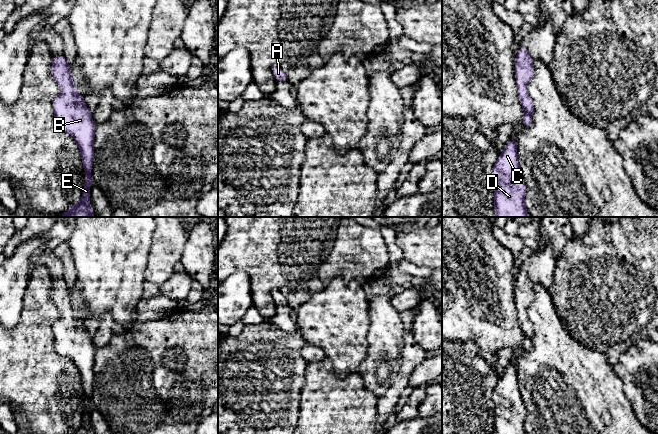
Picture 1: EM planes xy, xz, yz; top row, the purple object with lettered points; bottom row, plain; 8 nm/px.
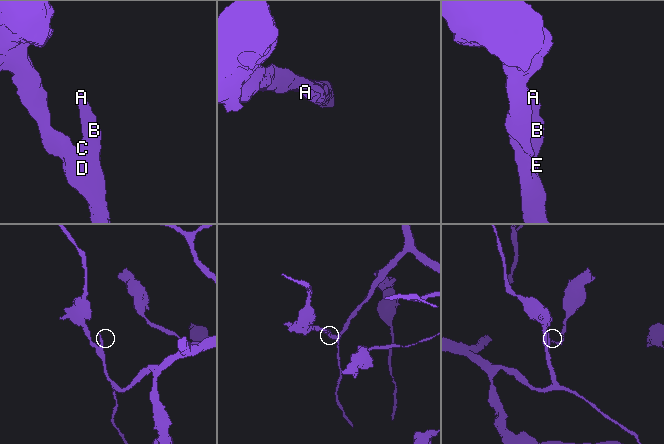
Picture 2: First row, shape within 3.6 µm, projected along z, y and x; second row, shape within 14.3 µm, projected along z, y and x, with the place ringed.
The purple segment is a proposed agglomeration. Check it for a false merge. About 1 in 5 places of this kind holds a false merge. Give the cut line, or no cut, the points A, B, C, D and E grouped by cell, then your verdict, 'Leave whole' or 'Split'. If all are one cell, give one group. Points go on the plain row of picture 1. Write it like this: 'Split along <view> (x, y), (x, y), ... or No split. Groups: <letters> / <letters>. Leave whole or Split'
No split. Groups: A B C D E. Leave whole

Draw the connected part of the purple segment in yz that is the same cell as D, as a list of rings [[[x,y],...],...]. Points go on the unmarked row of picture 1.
[[[511,362],[496,384],[494,404],[494,434],[527,434],[524,420],[526,409],[519,390],[516,363]]]

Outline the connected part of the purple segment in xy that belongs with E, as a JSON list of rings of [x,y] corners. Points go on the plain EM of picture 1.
[[[64,279],[53,280],[50,298],[60,313],[59,319],[52,326],[54,348],[59,355],[69,358],[75,364],[85,397],[82,422],[78,427],[71,428],[68,434],[93,434],[90,430],[90,412],[96,349],[92,336],[85,329],[85,321],[75,312],[70,293]]]

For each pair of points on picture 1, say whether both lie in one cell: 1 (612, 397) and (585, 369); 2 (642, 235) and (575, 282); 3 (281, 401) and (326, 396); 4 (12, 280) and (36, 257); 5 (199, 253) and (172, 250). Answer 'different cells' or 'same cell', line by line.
1: same cell
2: same cell
3: different cells
4: different cells
5: different cells

